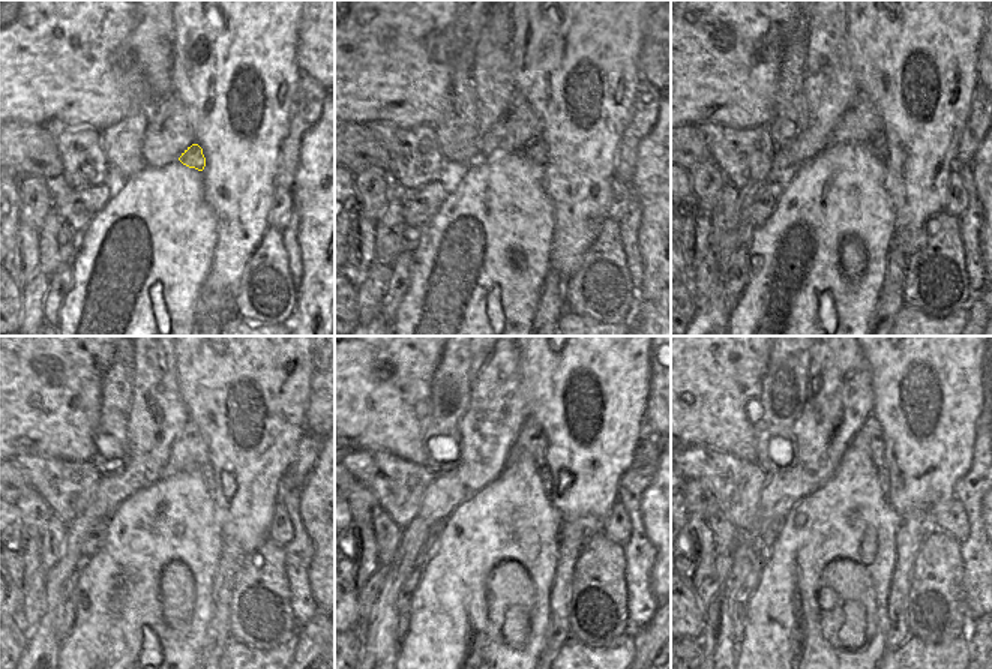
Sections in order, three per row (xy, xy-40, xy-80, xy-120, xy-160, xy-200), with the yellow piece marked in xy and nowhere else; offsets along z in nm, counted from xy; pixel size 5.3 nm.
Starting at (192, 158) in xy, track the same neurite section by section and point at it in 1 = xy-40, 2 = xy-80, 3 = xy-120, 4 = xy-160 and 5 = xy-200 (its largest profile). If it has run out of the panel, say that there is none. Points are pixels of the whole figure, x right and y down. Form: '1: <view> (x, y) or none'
1: xy-40 (536, 150)
2: xy-80 (877, 144)
3: xy-120 (207, 473)
4: xy-160 (545, 474)
5: xy-200 (884, 479)

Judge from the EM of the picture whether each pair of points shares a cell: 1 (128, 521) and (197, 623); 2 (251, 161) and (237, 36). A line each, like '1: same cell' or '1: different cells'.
1: same cell
2: same cell

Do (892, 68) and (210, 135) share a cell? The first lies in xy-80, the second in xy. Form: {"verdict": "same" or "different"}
{"verdict": "same"}

